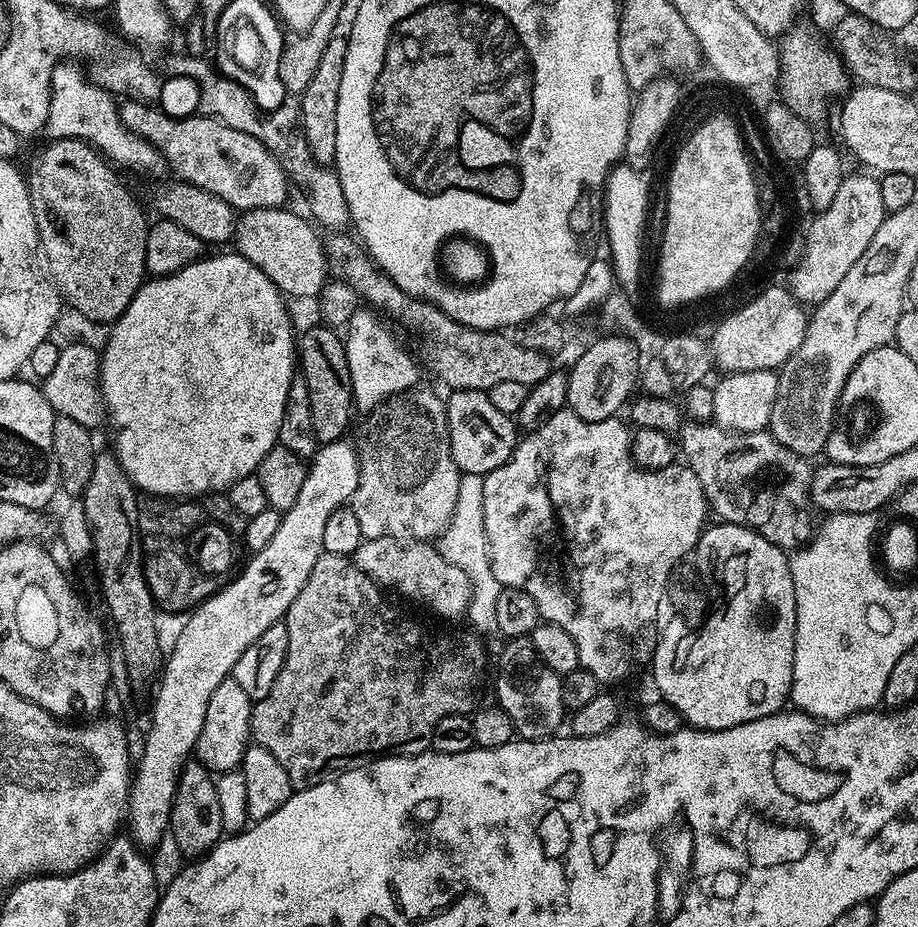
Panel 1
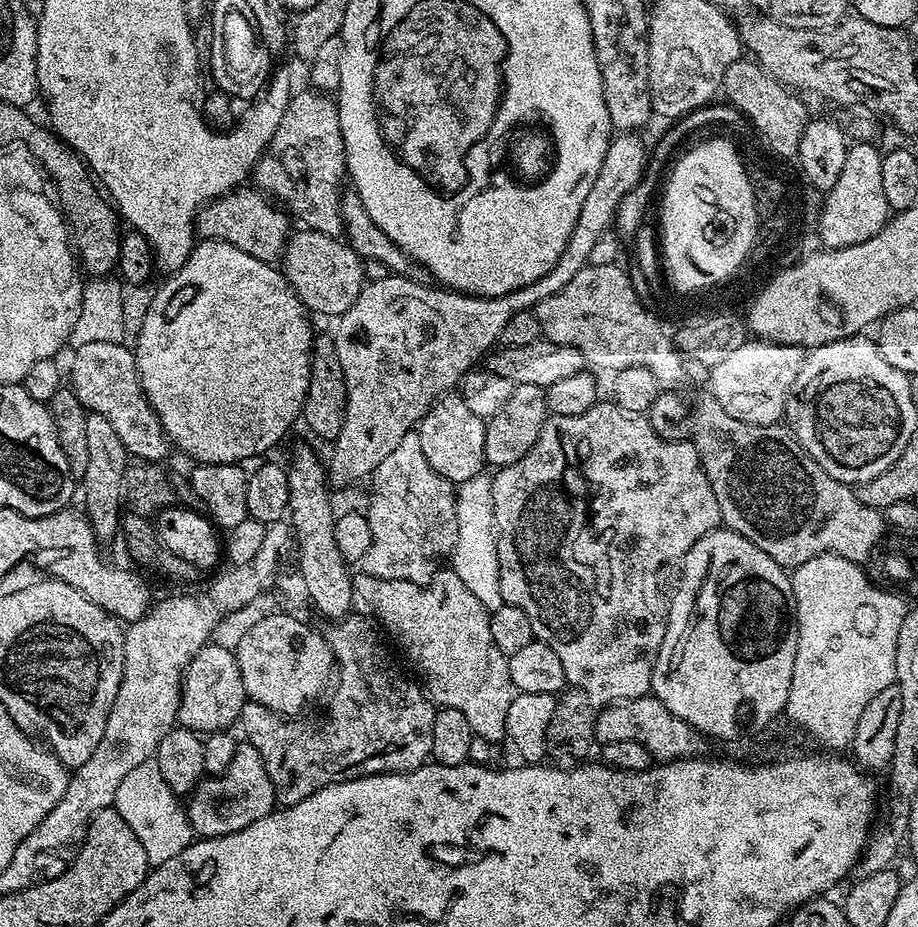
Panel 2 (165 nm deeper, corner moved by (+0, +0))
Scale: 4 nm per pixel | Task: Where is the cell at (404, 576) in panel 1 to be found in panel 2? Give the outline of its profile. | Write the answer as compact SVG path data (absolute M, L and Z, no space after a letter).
M441 570L430 583L422 585L401 580L383 580L357 571L352 578L352 600L361 613L367 614L387 635L389 632L396 639L405 658L425 676L422 688L433 704L440 708L462 710L470 722L473 736L481 736L493 742L505 739L506 713L510 711L514 695L508 657L502 650L498 650L498 646L494 646L494 638L490 635L490 610L482 606L474 594L470 594L458 574L451 570Z

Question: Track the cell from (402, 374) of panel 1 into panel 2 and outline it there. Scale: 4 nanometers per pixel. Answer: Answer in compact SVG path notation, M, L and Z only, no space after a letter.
M613 135L606 150L606 158L602 158L602 170L598 170L594 187L590 189L590 194L586 194L586 202L582 202L582 211L578 214L578 222L574 222L574 230L570 232L562 258L558 258L558 262L538 282L502 296L465 296L463 292L453 292L443 286L433 286L428 282L393 274L382 278L382 282L365 283L358 298L354 298L354 306L338 317L337 324L340 325L334 331L338 362L342 362L342 370L346 374L348 395L342 430L331 445L330 476L335 483L336 480L344 484L347 480L371 477L376 468L382 466L383 460L390 458L394 446L402 442L405 434L419 425L429 408L441 396L451 393L464 379L464 375L473 371L497 347L502 330L506 330L506 322L510 322L514 314L535 310L542 298L558 294L558 290L564 289L574 279L578 270L589 264L588 259L598 238L615 225L619 203L626 198L626 194L638 187L649 168L649 149L644 149L638 136Z

